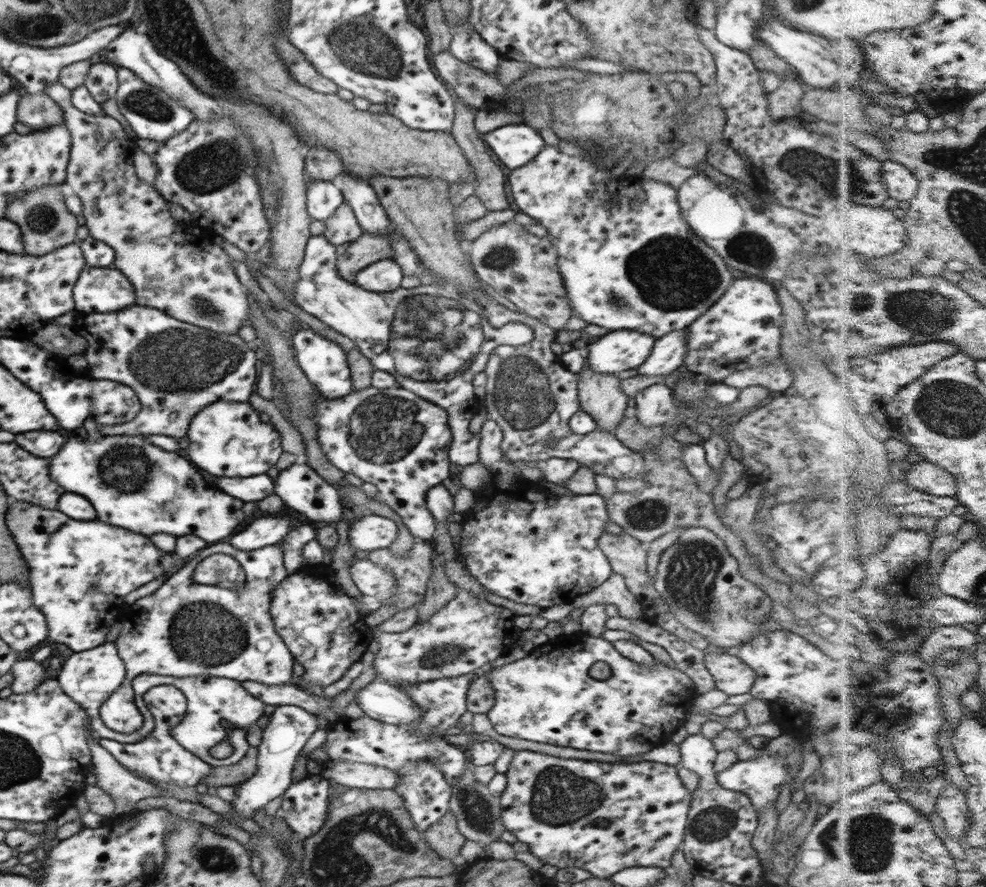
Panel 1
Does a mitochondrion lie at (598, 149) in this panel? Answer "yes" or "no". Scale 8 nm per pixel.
yes

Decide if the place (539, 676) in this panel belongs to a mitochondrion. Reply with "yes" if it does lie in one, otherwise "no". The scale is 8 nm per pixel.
no

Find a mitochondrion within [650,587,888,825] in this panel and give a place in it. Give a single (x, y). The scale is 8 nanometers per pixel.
(755, 605)

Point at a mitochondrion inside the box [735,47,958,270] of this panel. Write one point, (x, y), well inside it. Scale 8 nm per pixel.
(824, 173)

